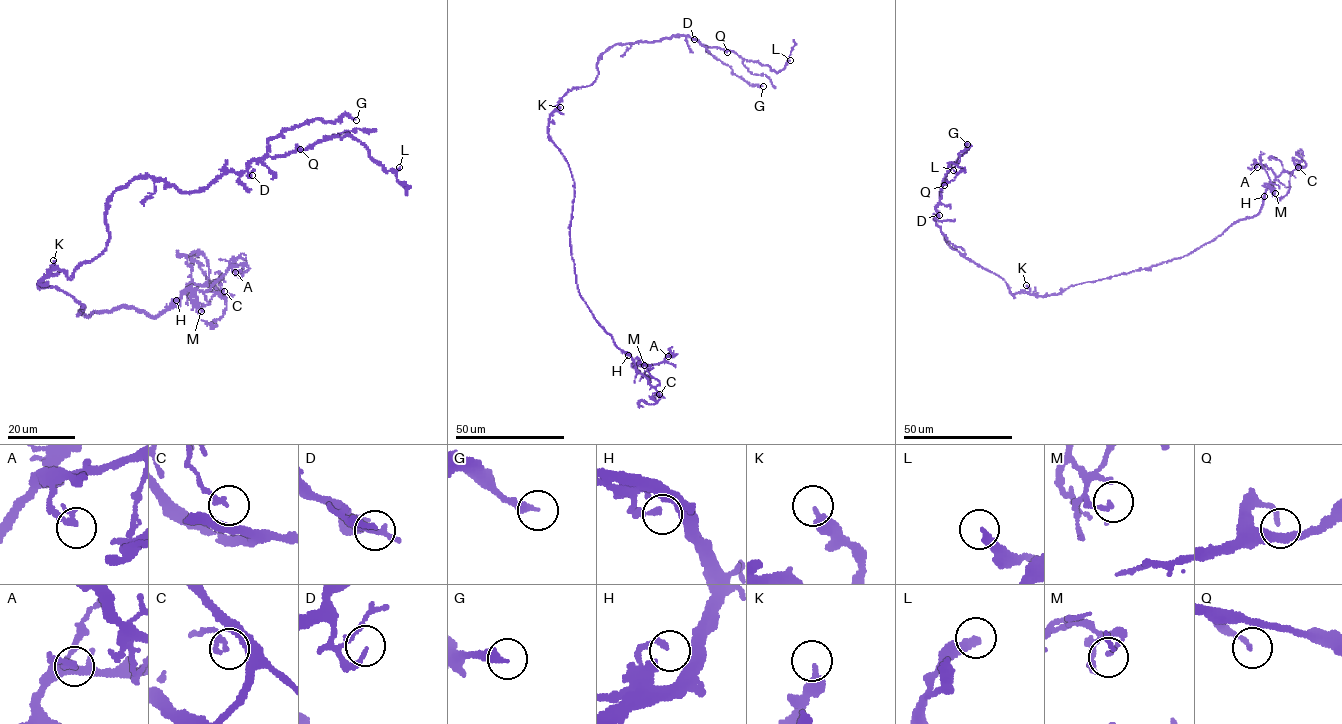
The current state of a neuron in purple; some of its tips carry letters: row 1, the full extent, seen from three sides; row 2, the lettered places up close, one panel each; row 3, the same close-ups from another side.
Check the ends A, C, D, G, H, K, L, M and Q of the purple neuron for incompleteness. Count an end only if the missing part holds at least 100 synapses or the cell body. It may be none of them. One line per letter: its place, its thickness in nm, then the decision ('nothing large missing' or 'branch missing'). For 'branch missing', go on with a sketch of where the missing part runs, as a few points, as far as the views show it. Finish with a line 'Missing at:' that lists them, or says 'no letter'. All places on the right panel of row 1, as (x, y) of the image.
A: at (1257, 167); 220 nm thick; nothing large missing
C: at (1298, 167); 140 nm thick; nothing large missing
D: at (939, 215); 160 nm thick; nothing large missing
G: at (967, 144); 300 nm thick; nothing large missing
H: at (1264, 196); 180 nm thick; nothing large missing
K: at (1026, 285); 360 nm thick; nothing large missing
L: at (953, 170); 280 nm thick; nothing large missing
M: at (1275, 193); 150 nm thick; nothing large missing
Q: at (944, 185); 130 nm thick; nothing large missing
Missing at: no letter

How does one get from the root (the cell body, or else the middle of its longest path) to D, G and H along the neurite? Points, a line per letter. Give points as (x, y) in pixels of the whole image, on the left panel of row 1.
D: (40, 281), (55, 268), (70, 279), (100, 255), (107, 203), (133, 178), (199, 192), (228, 172), (252, 175)
G: (40, 281), (100, 255), (107, 203), (133, 178), (199, 192), (283, 130), (356, 120)
H: (40, 281), (40, 288), (71, 295), (89, 318), (122, 306), (153, 318), (176, 300)

